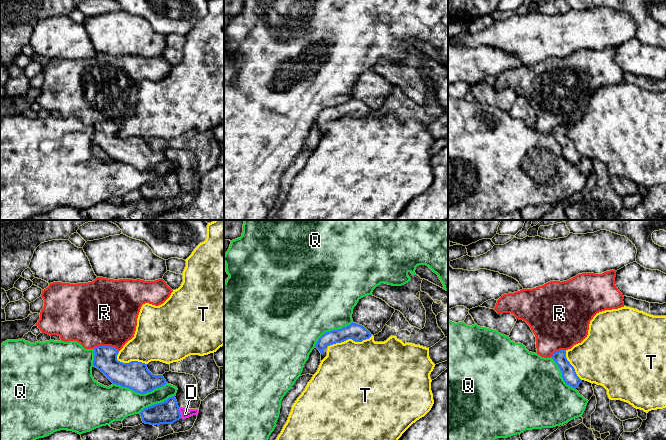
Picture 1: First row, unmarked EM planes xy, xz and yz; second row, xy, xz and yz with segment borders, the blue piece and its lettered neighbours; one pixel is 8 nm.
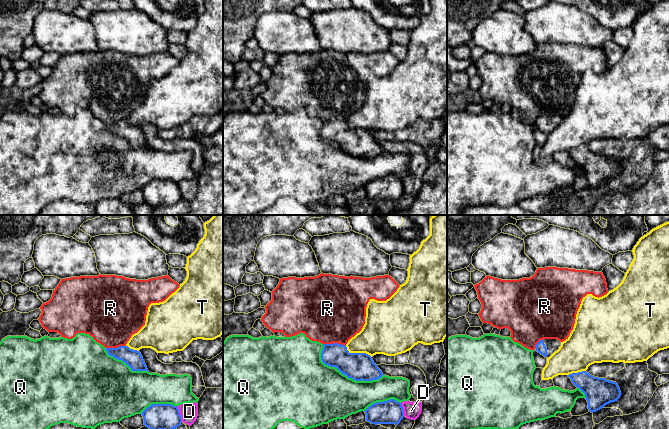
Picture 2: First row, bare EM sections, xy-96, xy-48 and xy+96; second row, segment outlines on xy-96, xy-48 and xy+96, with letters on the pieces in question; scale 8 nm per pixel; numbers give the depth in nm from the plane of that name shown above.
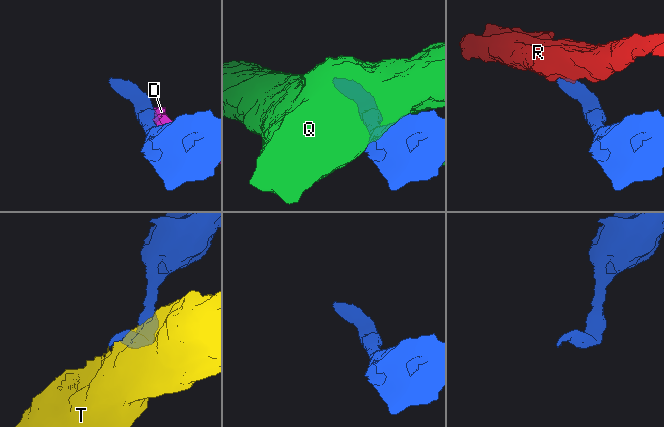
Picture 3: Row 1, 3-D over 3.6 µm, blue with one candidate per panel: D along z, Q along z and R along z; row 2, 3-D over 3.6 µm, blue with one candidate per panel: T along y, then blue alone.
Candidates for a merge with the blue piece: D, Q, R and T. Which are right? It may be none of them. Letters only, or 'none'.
none

